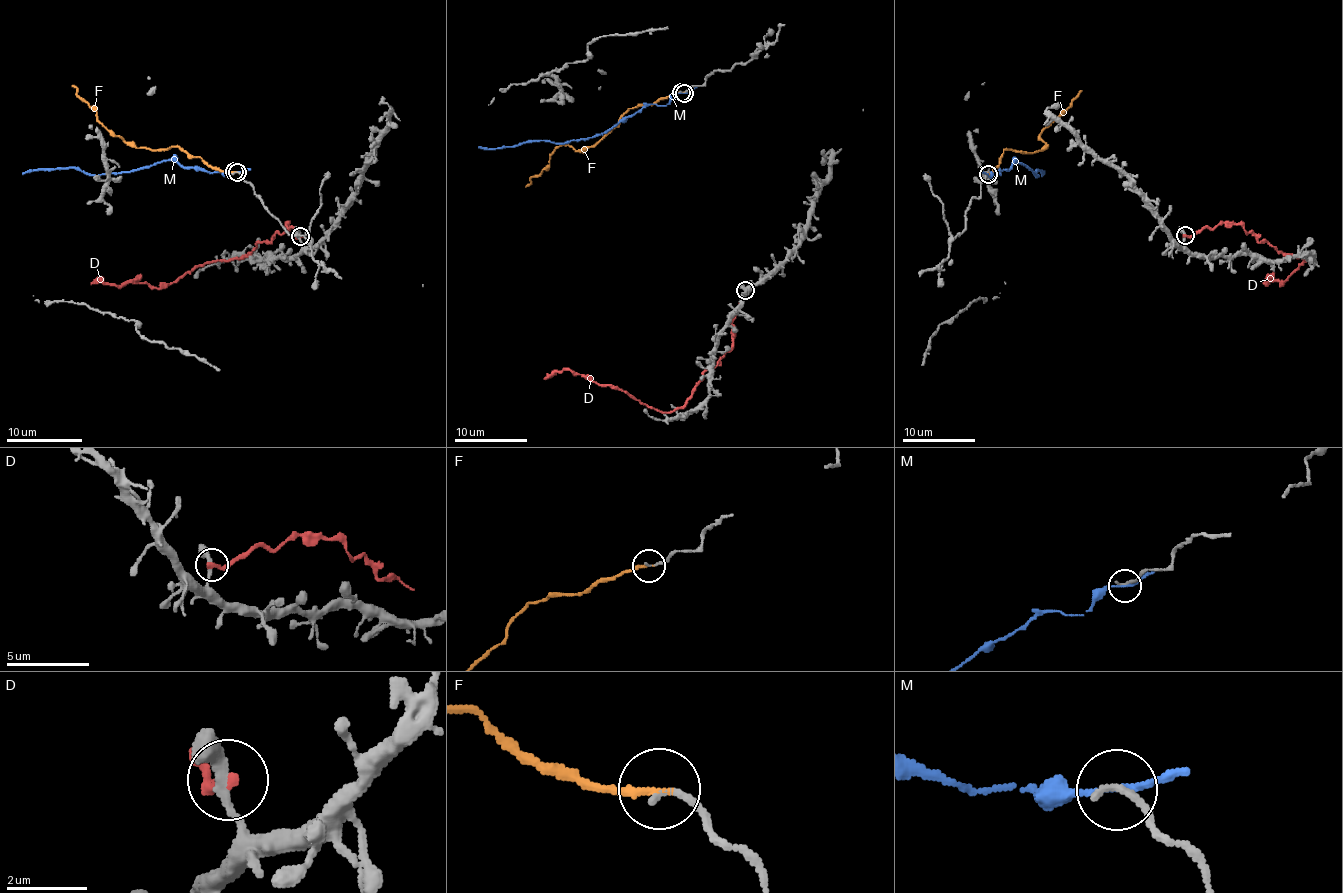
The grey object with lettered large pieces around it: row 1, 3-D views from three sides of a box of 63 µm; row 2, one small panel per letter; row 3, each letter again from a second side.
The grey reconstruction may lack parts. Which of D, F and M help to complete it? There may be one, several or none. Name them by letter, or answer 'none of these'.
F

